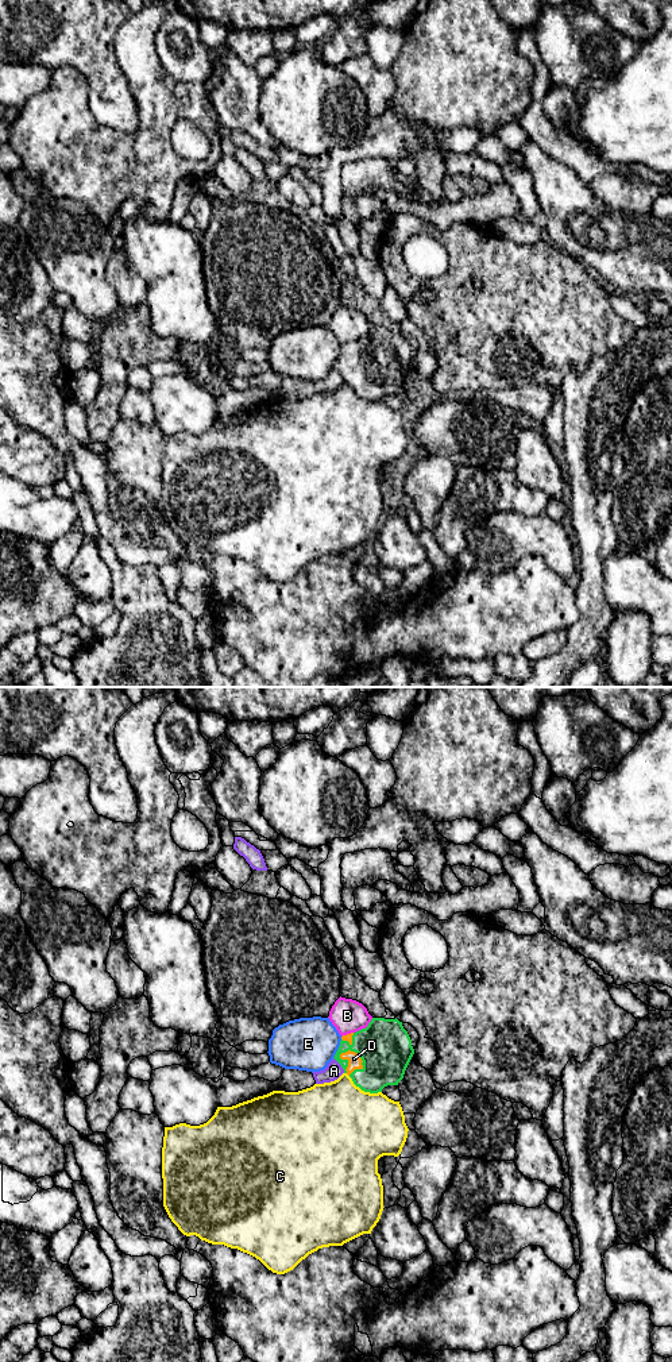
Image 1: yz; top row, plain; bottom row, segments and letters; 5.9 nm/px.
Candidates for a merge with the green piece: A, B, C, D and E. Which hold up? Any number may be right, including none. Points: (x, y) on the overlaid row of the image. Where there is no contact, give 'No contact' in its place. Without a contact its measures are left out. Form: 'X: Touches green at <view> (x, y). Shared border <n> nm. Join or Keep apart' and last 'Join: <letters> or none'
A: Touches green at yz (340, 1064). Shared border 120 nm. Keep apart
B: Touches green at yz (363, 1029). Shared border 150 nm. Keep apart
C: Touches green at yz (365, 1091). Shared border 220 nm. Keep apart
D: Touches green at yz (362, 1064). Shared border 170 nm. Join
E: Touches green at yz (338, 1049). Shared border 130 nm. Keep apart
Join: D

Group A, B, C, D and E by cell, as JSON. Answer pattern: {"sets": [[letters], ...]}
{"sets": [["A"], ["B"], ["C"], ["D"], ["E"]]}

